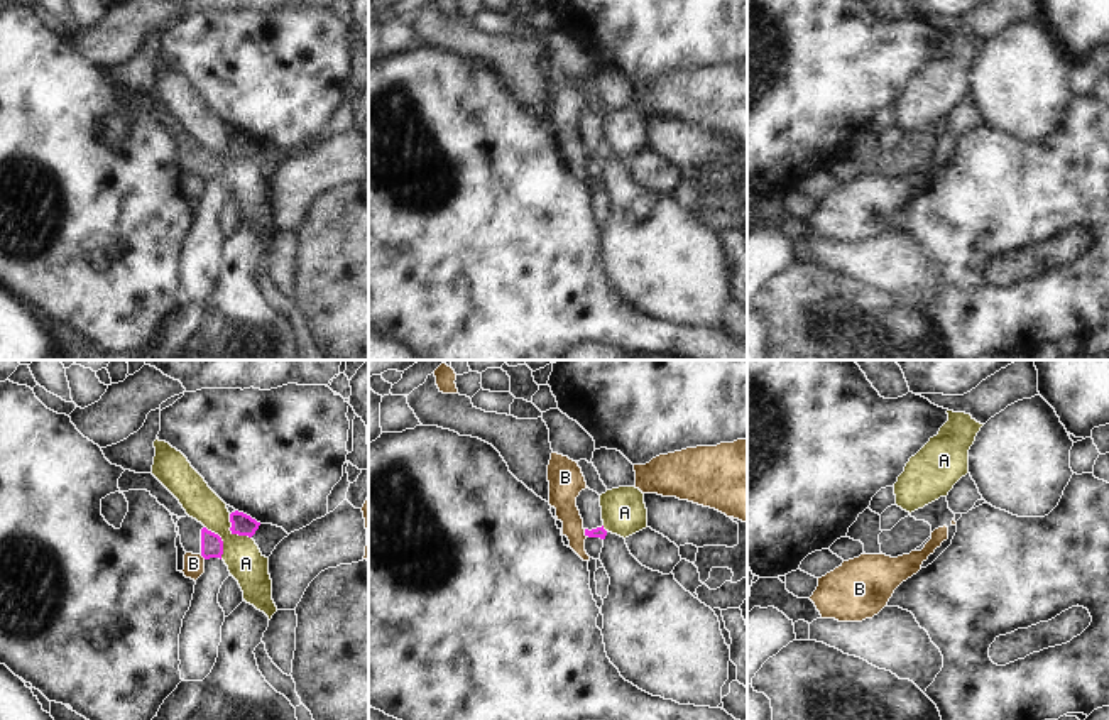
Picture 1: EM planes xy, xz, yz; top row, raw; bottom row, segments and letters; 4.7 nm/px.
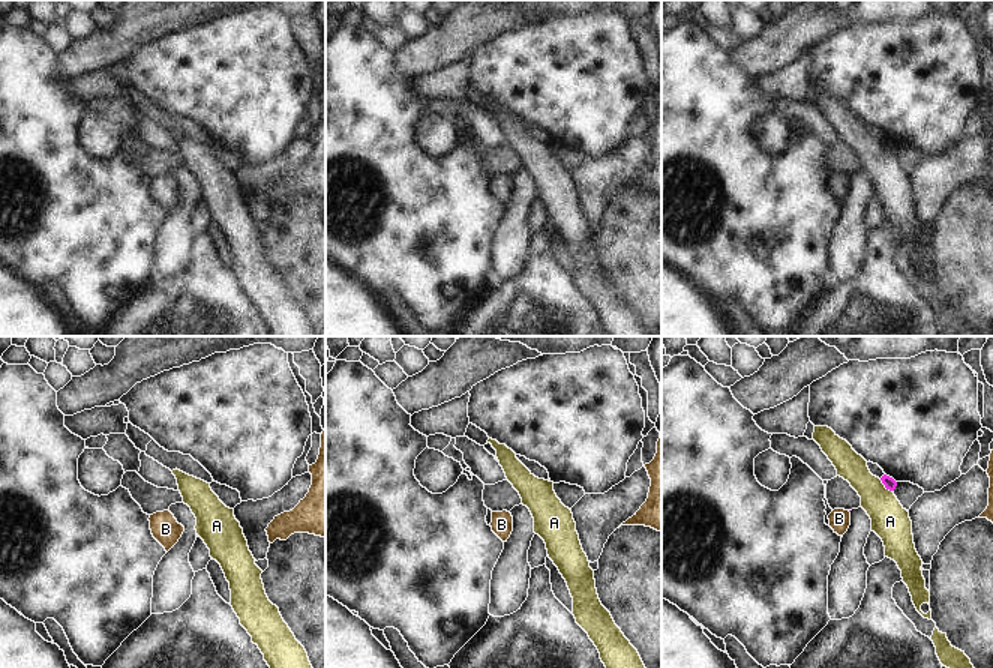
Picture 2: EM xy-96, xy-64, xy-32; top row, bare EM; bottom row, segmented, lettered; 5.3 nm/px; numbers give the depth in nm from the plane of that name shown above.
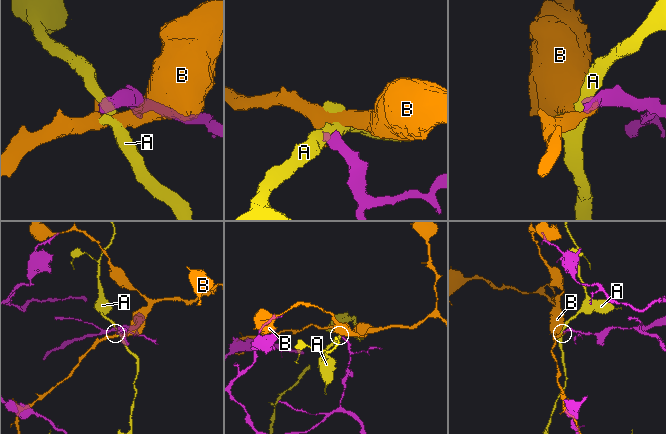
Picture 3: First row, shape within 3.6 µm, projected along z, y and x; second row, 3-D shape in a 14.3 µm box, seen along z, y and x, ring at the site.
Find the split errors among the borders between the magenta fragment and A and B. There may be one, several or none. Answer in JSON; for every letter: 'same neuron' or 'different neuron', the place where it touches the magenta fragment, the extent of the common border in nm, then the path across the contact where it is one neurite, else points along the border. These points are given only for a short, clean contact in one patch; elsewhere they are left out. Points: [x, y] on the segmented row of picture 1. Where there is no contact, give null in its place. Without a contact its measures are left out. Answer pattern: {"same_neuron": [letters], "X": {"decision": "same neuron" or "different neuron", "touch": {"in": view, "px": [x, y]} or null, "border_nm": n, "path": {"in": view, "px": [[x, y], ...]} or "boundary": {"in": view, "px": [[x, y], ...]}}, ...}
{"same_neuron": [], "A": {"decision": "different neuron", "touch": {"in": "xy", "px": [234, 533]}, "border_nm": 160, "boundary": {"in": "xy", "px": [[229, 514], [230, 529], [251, 538]]}}, "B": {"decision": "different neuron", "touch": {"in": "xz", "px": [585, 533]}, "border_nm": 40, "boundary": {"in": "xz", "px": [[584, 529], [585, 536]]}}}

